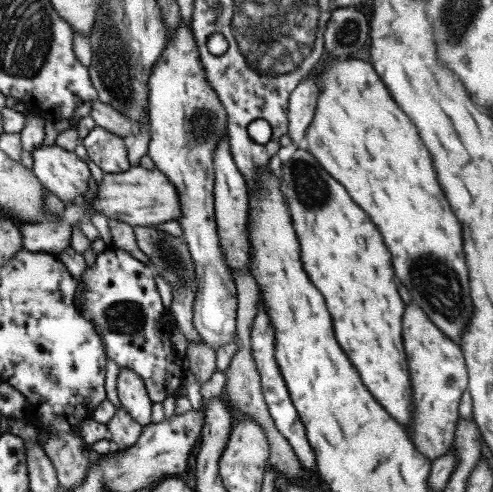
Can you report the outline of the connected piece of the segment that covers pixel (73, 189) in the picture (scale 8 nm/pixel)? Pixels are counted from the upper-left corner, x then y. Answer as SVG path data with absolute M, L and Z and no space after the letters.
M57 144L41 145L34 152L33 169L35 176L44 186L65 204L75 202L77 198L83 197L85 192L89 190L91 170L87 166L87 161L83 160L75 151L67 150Z

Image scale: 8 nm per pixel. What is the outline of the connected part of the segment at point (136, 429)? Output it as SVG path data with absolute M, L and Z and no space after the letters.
M122 405L106 423L110 441L117 446L117 451L127 451L137 444L144 432L144 426L133 418Z

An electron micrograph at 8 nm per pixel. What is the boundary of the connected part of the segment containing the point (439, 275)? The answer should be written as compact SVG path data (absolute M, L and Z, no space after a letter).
M355 58L329 60L321 66L321 72L315 74L319 84L317 106L313 122L305 131L302 147L310 151L320 164L323 162L323 168L331 174L331 178L343 182L343 186L351 190L351 198L359 202L359 208L371 218L383 236L383 242L391 252L395 278L405 286L411 300L421 308L427 319L458 346L473 314L467 270L461 252L461 226L439 190L429 152L421 144L415 126L395 106L373 70L370 64Z

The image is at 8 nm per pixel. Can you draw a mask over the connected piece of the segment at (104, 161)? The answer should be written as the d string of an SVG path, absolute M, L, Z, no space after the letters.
M96 125L82 140L90 158L104 173L125 172L131 168L127 147L129 140Z

